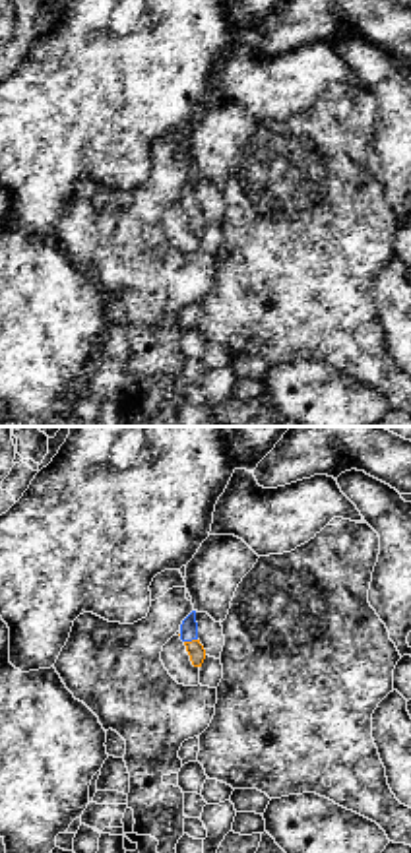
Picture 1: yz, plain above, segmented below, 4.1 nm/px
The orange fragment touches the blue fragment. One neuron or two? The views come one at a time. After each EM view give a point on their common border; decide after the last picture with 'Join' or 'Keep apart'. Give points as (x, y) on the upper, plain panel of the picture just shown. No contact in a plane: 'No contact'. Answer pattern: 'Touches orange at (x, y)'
Touches orange at (192, 206)

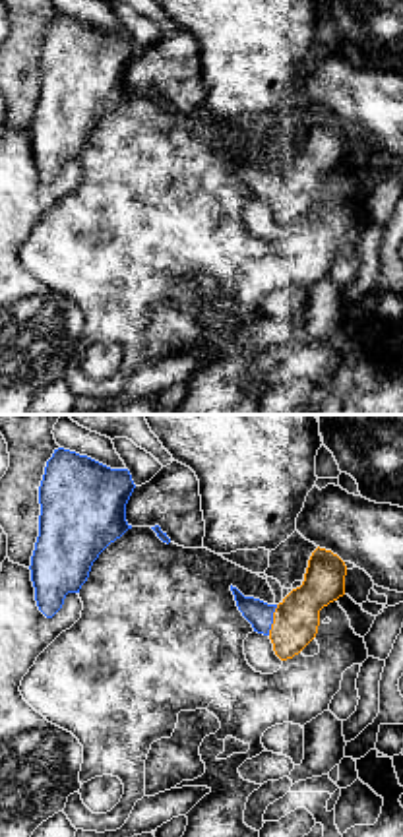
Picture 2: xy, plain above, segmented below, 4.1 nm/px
Touches orange at (274, 186)

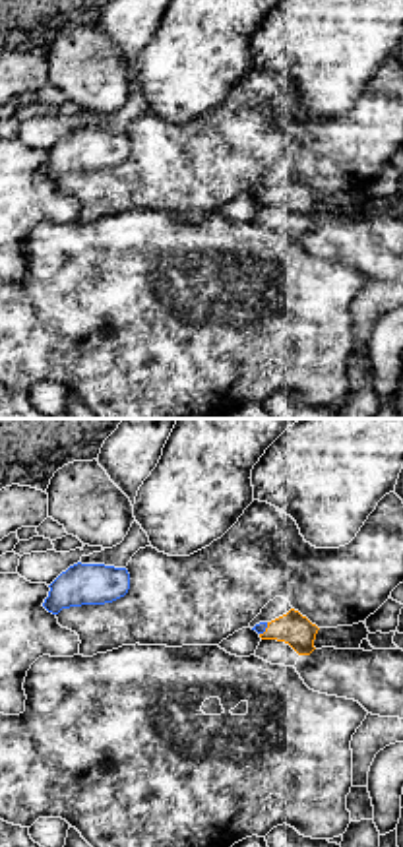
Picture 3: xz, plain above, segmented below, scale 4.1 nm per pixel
Touches orange at (266, 194)

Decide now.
Join

